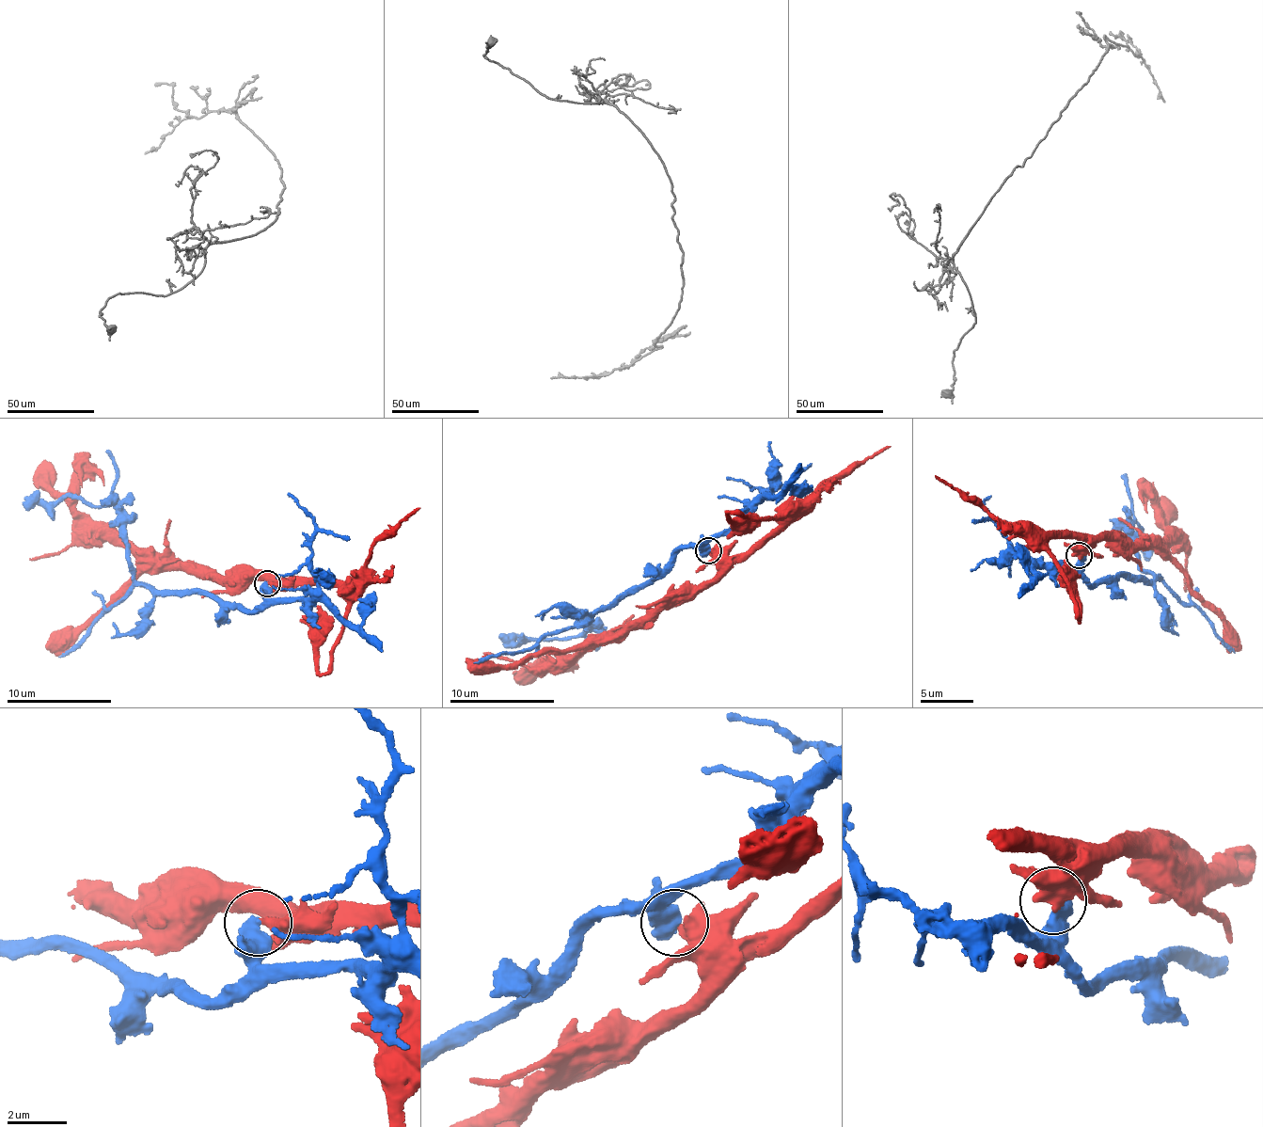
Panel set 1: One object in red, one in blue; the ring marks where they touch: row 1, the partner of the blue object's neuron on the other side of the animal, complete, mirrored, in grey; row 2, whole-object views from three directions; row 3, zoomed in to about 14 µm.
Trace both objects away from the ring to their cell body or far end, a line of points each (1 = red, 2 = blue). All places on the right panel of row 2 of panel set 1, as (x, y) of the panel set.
1: (1079, 555), (1103, 538), (1114, 539), (1123, 553), (1151, 541), (1158, 551), (1175, 531), (1146, 492), (1144, 501)
2: (1079, 555), (1094, 588), (1120, 576), (1152, 582), (1138, 564), (1135, 522), (1151, 548), (1145, 560)

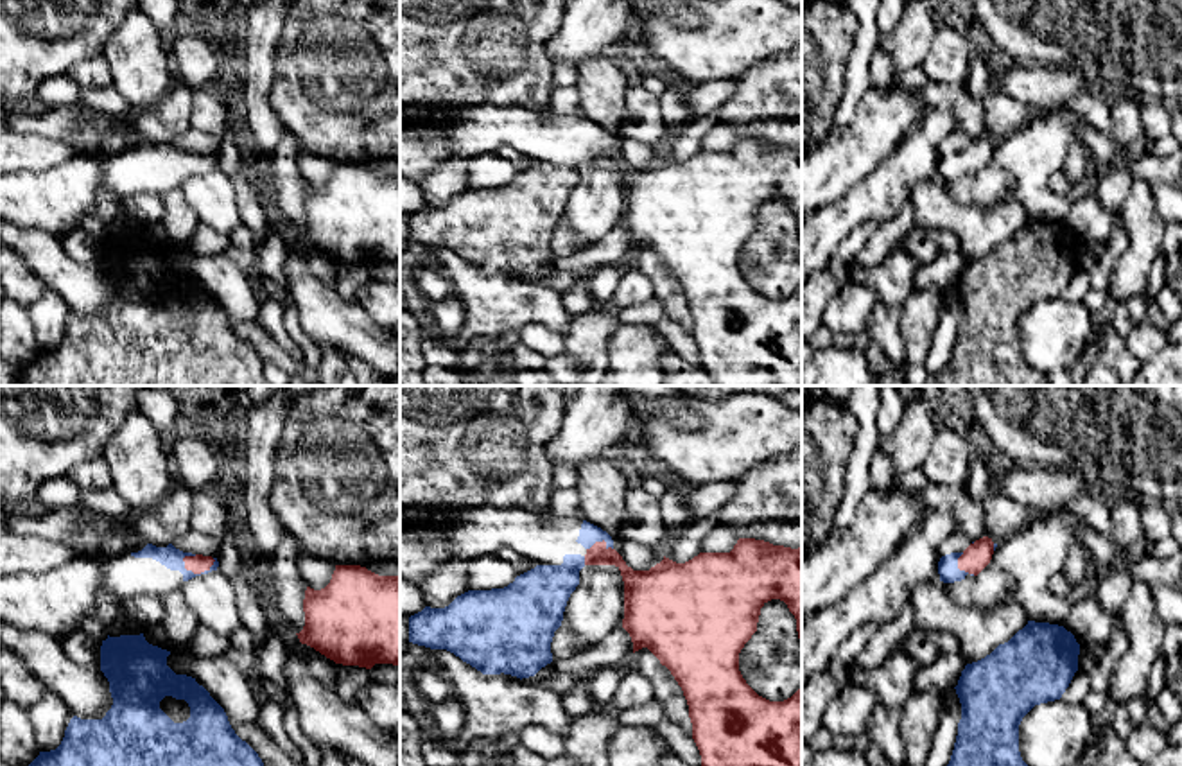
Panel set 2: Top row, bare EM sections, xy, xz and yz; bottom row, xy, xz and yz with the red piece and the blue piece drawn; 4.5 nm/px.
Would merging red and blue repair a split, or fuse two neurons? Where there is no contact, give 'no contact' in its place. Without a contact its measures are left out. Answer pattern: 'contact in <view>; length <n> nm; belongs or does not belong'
contact in xy; length 160 nm; does not belong

